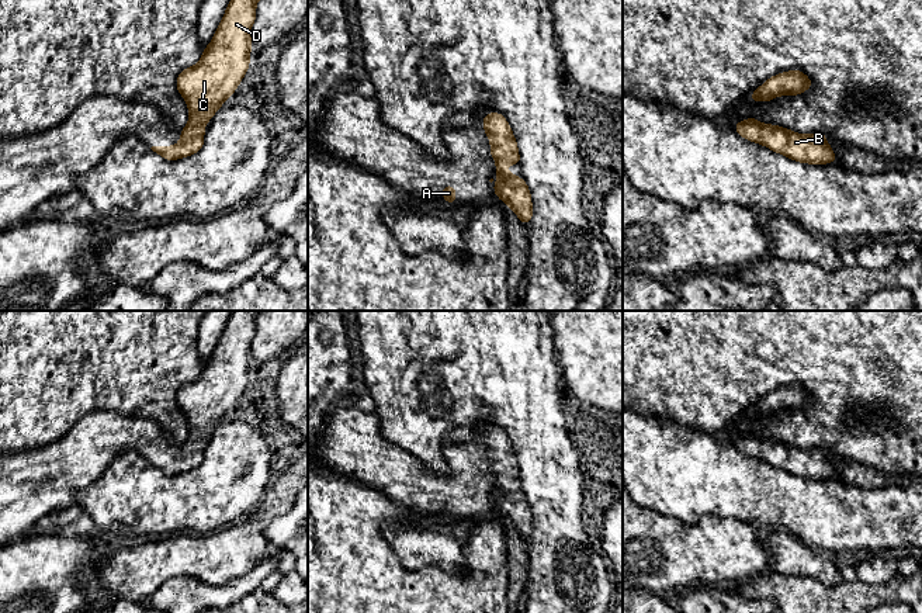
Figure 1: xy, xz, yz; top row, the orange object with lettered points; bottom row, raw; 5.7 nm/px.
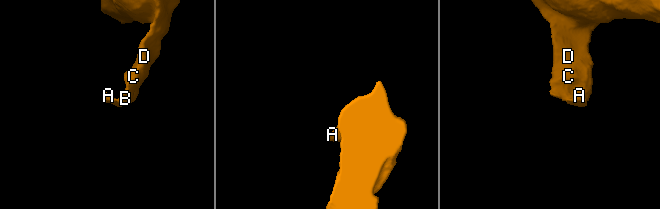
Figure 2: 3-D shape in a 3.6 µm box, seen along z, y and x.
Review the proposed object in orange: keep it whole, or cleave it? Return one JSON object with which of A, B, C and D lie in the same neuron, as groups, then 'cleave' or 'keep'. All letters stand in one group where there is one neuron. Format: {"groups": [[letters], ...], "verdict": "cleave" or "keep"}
{"groups": [["A", "B", "C", "D"]], "verdict": "keep"}

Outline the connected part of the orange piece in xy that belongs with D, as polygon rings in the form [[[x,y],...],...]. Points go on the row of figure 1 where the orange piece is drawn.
[[[230,0],[218,30],[201,60],[180,72],[177,90],[188,104],[188,124],[176,146],[152,146],[166,160],[198,152],[204,128],[223,101],[233,94],[249,69],[250,30],[259,0]]]

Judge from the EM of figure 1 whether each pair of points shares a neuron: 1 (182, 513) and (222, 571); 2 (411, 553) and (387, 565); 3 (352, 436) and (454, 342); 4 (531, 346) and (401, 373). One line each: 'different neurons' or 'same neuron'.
1: different neurons
2: different neurons
3: different neurons
4: same neuron

